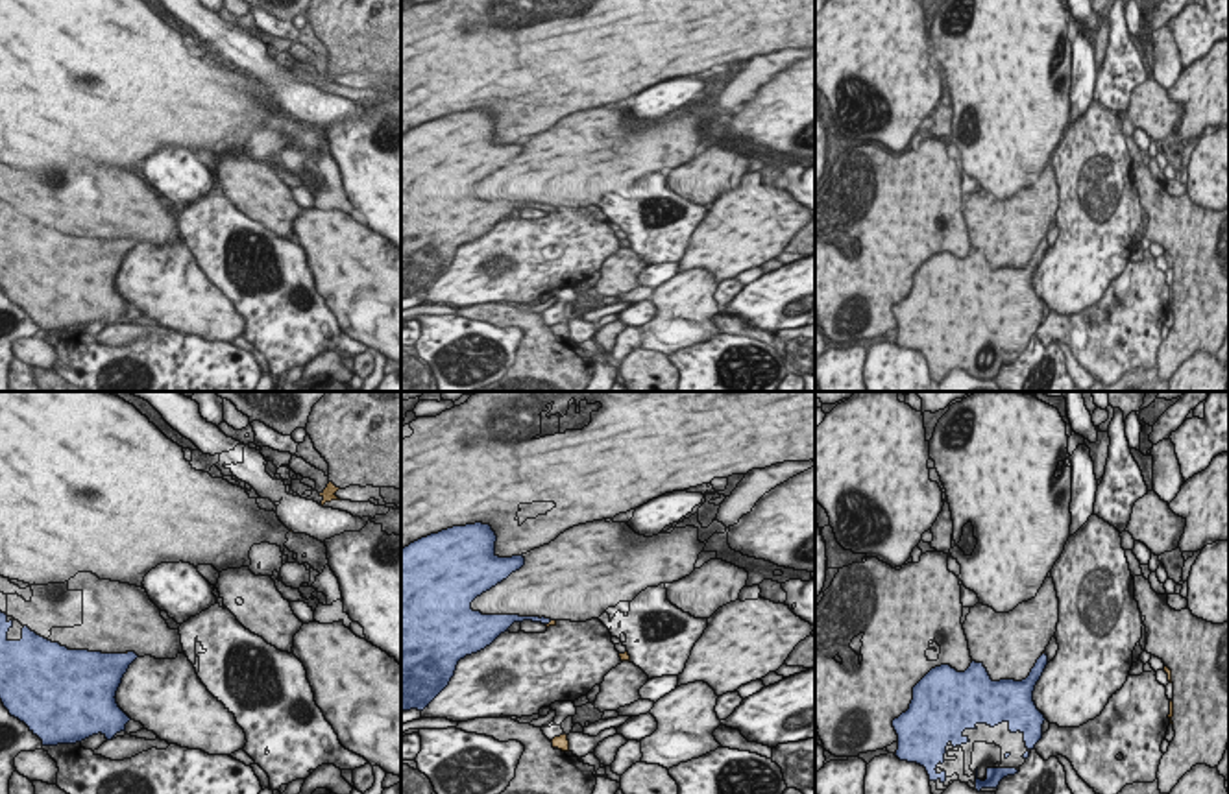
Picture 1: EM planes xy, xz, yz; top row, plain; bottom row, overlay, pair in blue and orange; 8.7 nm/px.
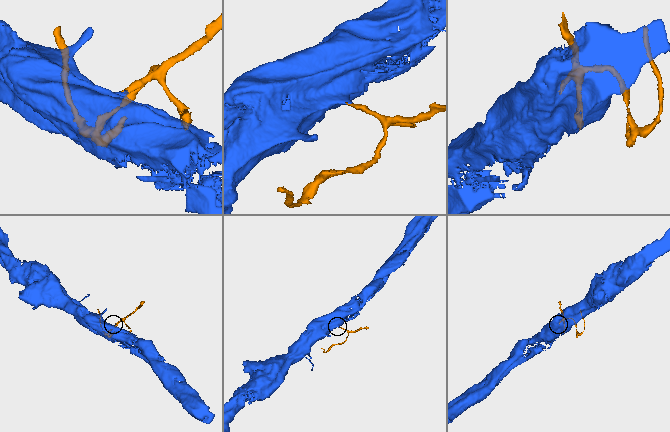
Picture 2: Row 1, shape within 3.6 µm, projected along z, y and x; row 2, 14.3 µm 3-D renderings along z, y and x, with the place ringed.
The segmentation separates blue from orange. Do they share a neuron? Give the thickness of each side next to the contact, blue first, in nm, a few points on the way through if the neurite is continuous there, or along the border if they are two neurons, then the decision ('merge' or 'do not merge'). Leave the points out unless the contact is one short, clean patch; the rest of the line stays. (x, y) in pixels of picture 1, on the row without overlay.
calibres 60 and 60 nm; way xz (520, 205), (547, 209), (553, 209); merge

